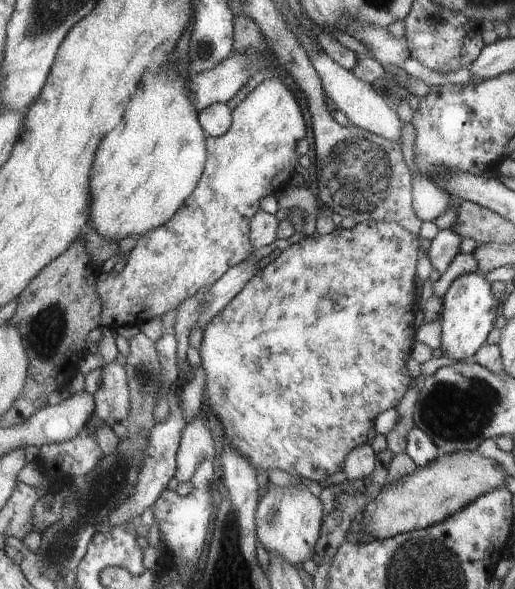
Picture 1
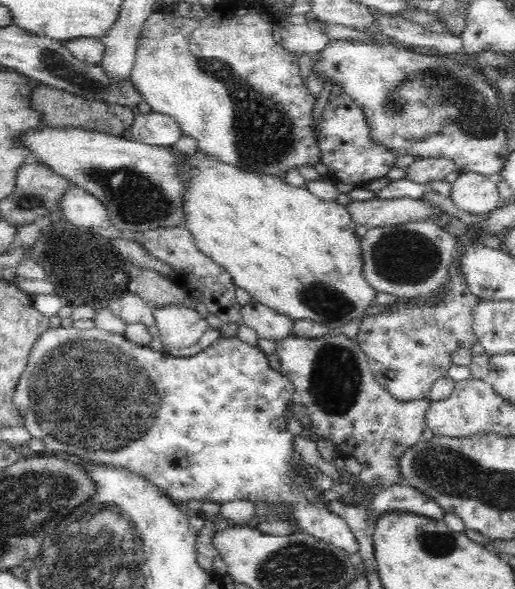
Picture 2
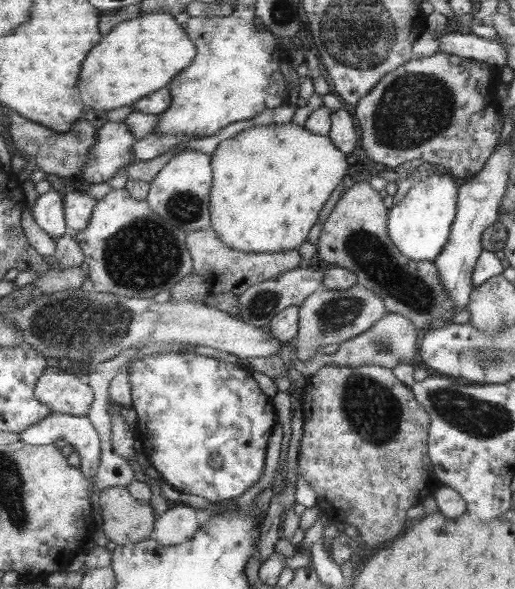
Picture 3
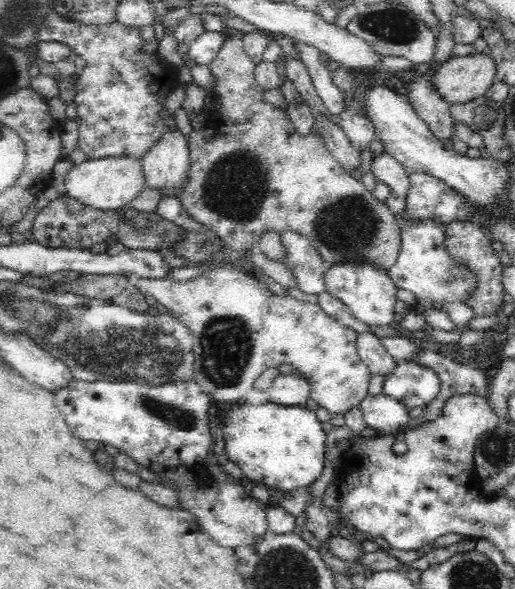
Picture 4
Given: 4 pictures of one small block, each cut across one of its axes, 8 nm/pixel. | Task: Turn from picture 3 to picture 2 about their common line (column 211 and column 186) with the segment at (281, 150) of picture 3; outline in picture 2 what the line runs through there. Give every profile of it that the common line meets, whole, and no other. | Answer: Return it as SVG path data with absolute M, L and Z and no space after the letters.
M200 152L192 158L194 180L188 188L188 228L196 238L200 252L216 260L234 280L238 288L250 292L254 302L260 302L284 316L298 320L314 320L332 330L342 332L344 324L364 318L366 308L374 304L376 288L364 278L362 240L352 220L352 210L338 202L324 202L306 188L294 188L286 180L244 174L238 168L220 164Z

